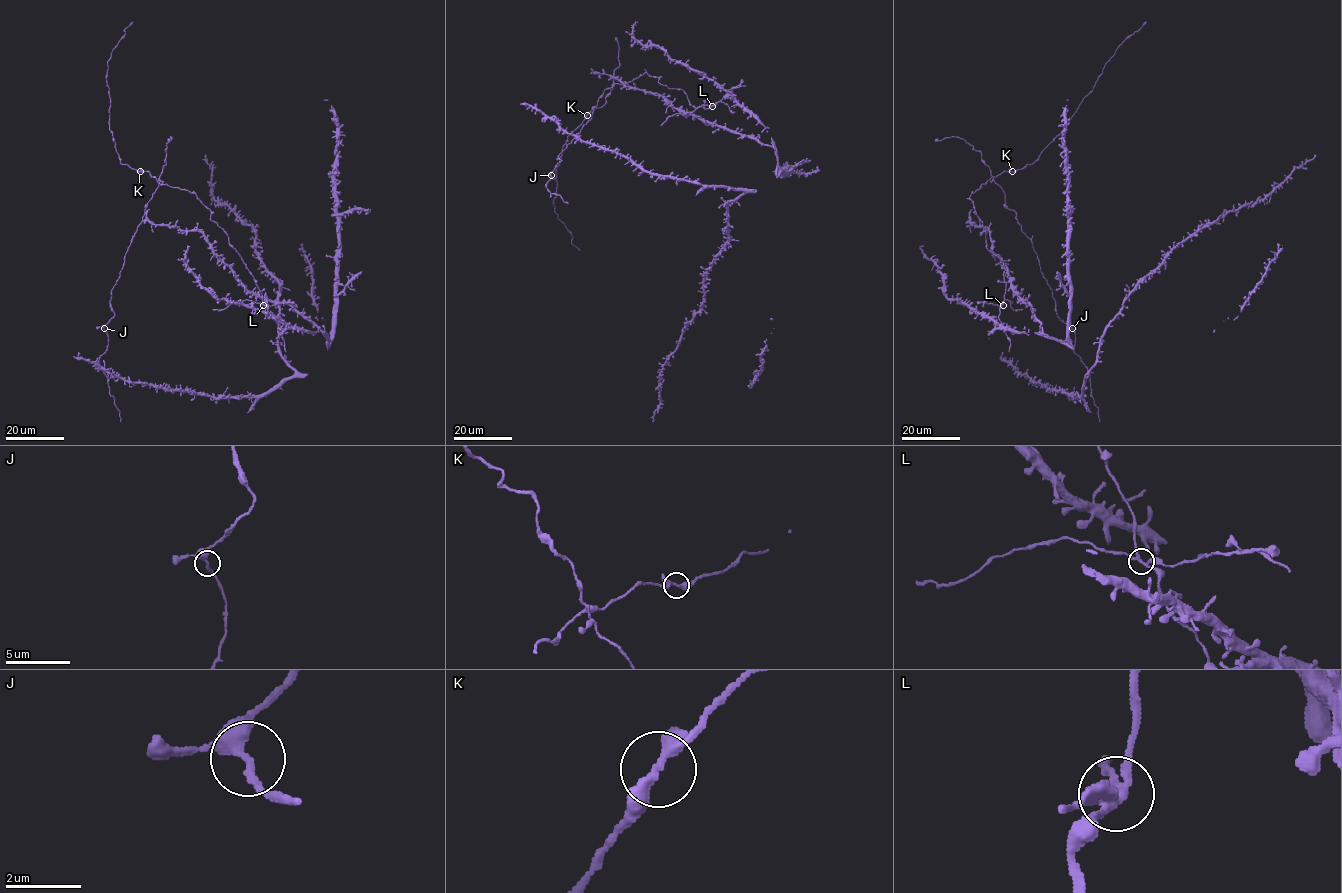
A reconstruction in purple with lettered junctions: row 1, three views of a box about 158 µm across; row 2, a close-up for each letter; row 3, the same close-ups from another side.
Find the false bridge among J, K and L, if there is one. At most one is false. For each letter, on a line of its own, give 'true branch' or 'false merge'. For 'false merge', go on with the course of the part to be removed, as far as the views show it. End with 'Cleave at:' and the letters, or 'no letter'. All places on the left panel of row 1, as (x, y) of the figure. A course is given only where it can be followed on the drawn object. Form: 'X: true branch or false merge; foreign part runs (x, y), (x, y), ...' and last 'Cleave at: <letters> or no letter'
J: true branch
K: true branch
L: false merge; foreign part runs (263, 305), (247, 300), (213, 309)
Cleave at: L

